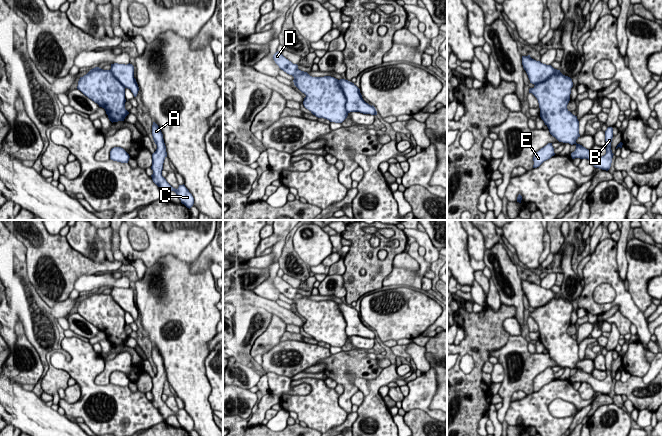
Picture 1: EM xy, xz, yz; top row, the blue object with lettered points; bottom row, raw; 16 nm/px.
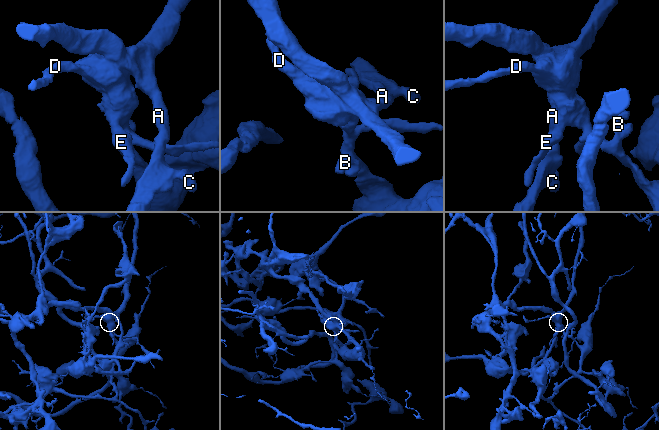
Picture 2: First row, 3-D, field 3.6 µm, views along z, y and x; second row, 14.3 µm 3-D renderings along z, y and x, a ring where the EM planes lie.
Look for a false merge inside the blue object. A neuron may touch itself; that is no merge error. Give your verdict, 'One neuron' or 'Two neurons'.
Two neurons

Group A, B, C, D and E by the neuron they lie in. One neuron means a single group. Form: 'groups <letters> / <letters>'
groups A C / B D E

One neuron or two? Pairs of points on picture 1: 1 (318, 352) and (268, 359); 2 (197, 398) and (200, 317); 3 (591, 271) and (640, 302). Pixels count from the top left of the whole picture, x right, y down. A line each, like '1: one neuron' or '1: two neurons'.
1: one neuron
2: one neuron
3: two neurons

